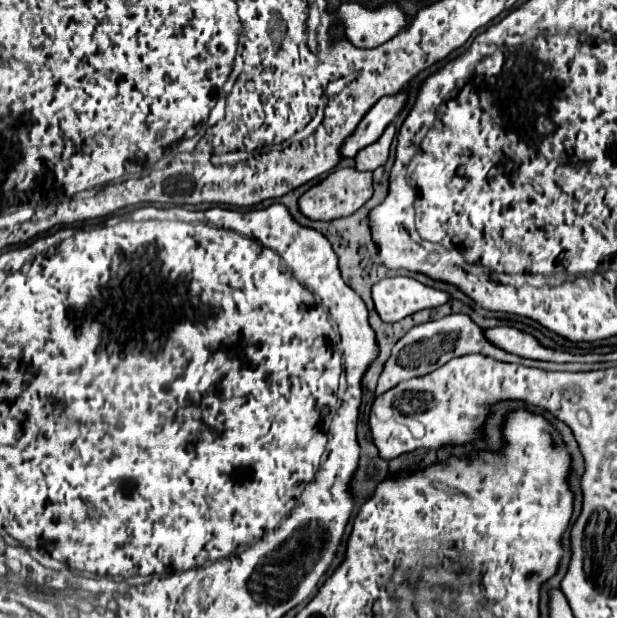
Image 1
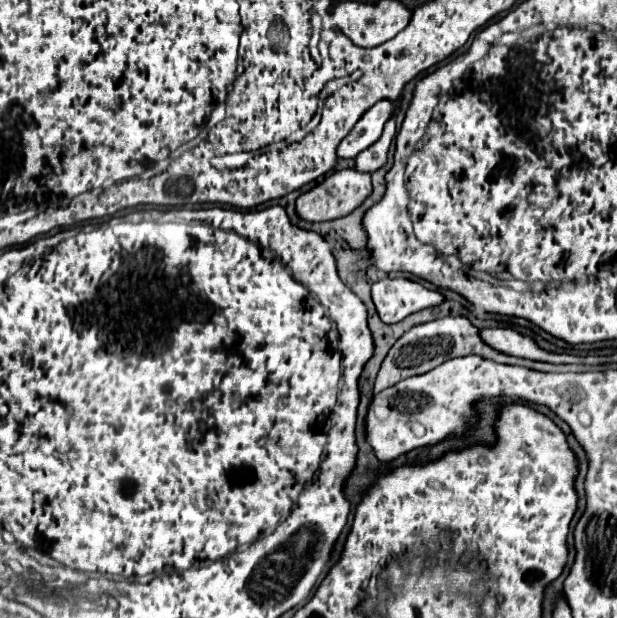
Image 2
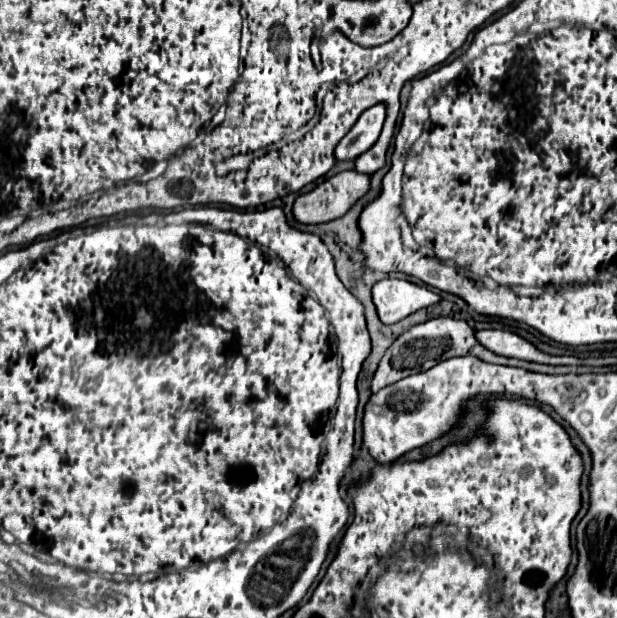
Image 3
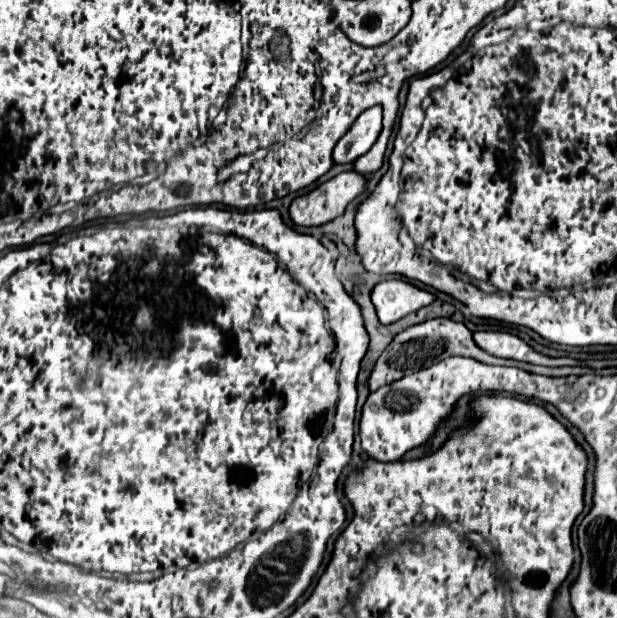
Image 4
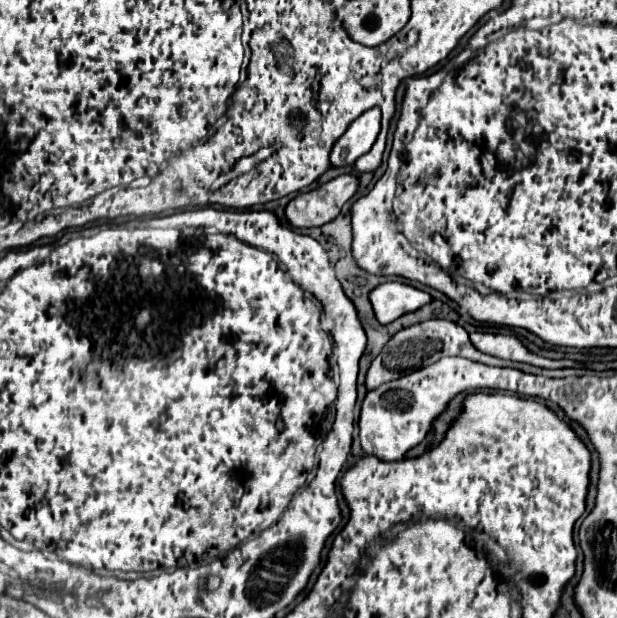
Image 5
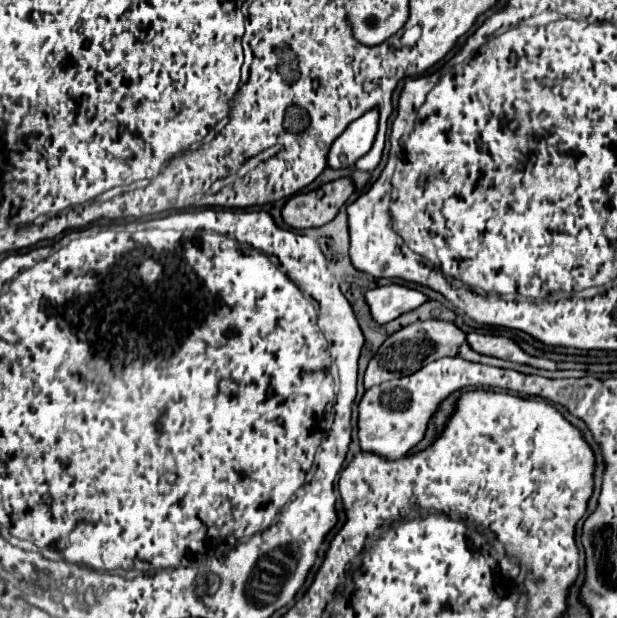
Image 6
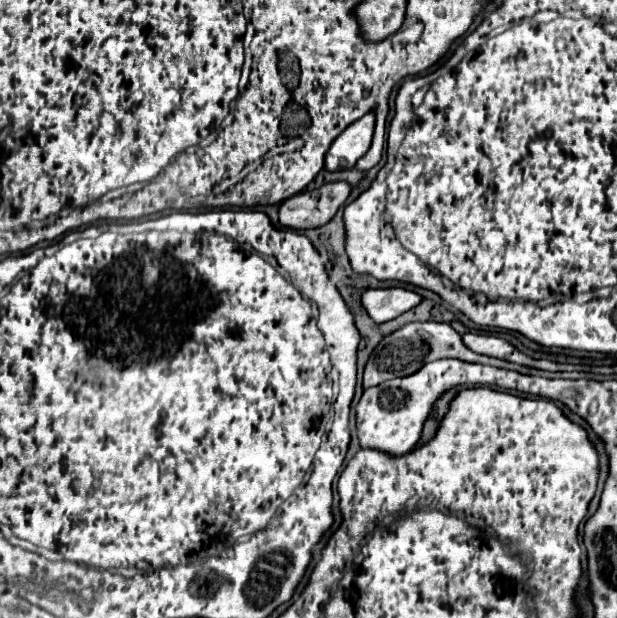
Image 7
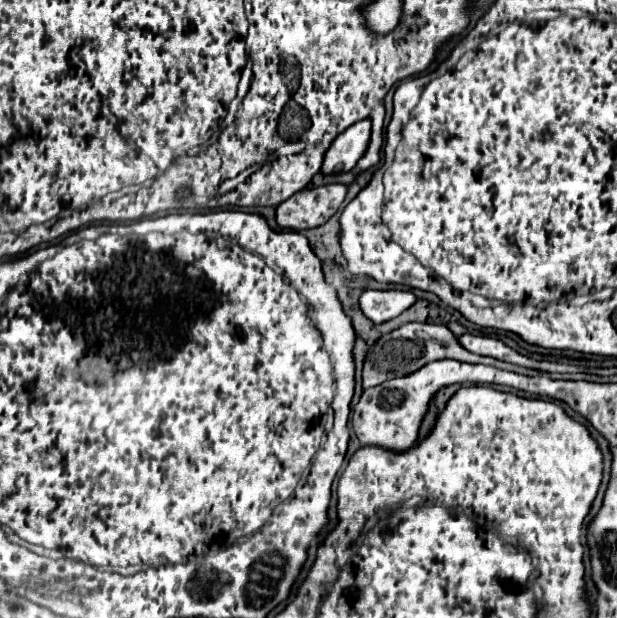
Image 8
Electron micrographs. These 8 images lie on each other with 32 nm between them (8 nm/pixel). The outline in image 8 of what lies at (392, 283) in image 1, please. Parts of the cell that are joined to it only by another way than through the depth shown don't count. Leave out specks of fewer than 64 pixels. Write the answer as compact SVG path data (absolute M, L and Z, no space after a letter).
M366 290L360 296L360 308L374 324L382 324L408 310L416 300L418 298L410 290Z

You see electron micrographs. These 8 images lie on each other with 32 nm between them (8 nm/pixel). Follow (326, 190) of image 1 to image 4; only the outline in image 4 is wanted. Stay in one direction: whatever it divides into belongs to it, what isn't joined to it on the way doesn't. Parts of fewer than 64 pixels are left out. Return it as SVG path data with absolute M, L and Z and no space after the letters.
M342 172L312 192L294 198L290 216L300 226L320 226L344 214L346 206L366 190L366 178L358 172Z

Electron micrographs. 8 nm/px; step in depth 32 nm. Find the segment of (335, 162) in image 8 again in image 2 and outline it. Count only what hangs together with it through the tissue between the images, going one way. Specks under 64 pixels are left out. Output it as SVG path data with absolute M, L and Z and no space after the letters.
M380 100L376 102L356 124L356 128L340 142L338 156L340 158L356 158L358 152L366 150L370 144L374 144L382 130L384 124L394 116L394 112L400 108L400 100Z

